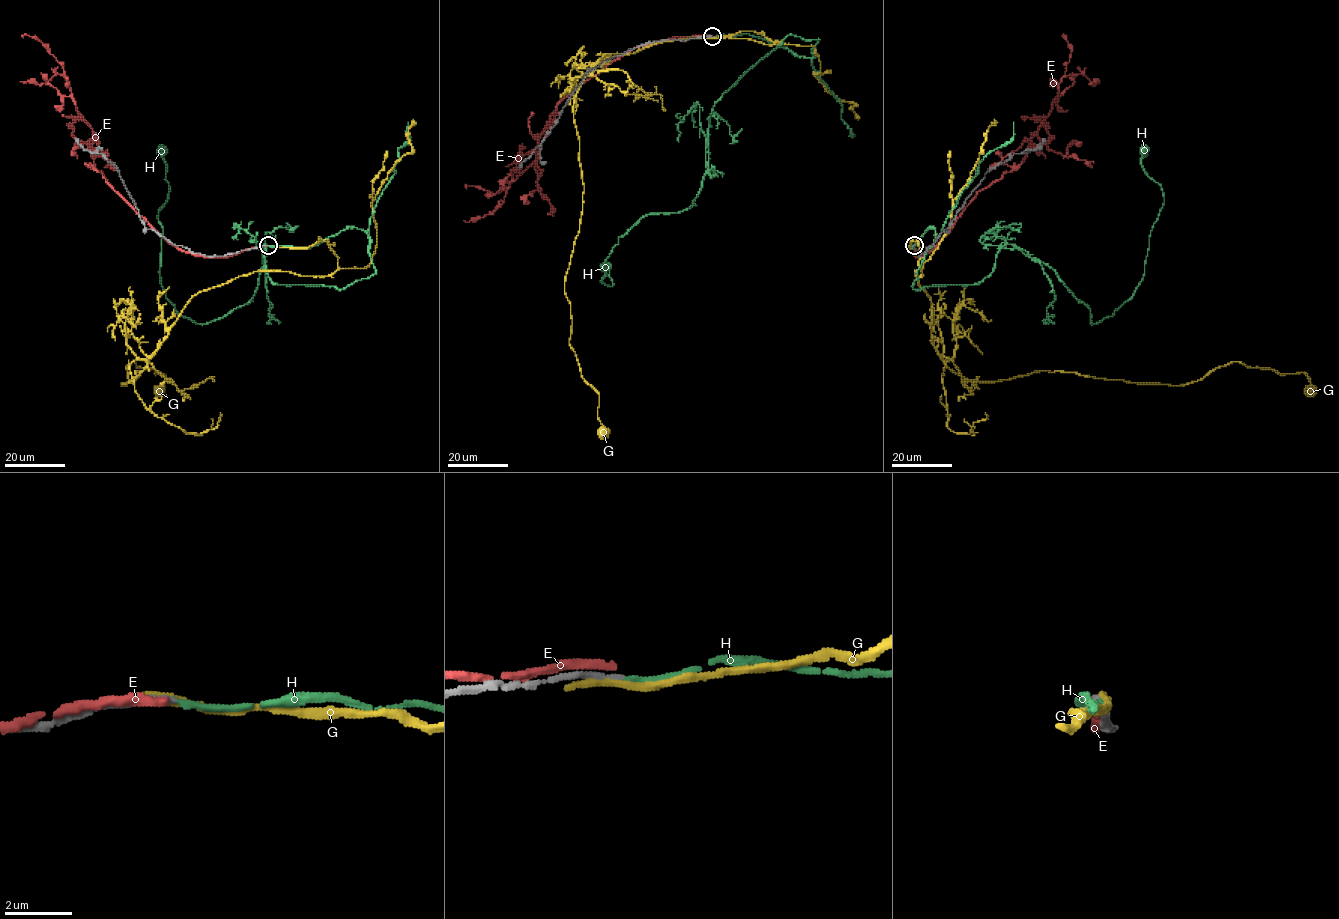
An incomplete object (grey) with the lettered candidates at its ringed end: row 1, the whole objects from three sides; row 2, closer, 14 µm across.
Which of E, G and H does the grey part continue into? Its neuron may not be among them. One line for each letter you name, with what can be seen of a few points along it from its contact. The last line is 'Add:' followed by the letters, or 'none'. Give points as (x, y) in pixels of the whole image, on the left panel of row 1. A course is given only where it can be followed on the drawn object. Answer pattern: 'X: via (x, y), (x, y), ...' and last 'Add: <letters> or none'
H: via (268, 246), (356, 227), (375, 271), (277, 285), (265, 244), (250, 301), (180, 315), (162, 152)
Add: H

